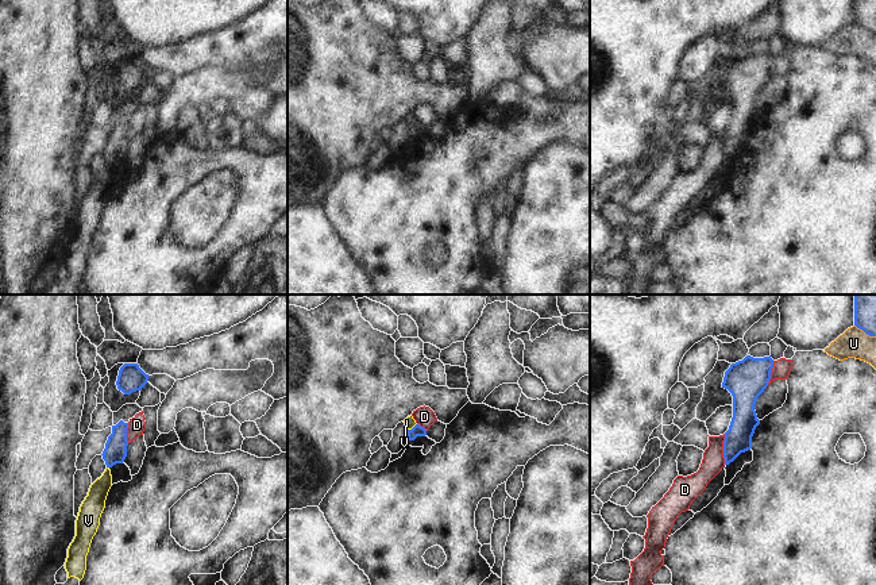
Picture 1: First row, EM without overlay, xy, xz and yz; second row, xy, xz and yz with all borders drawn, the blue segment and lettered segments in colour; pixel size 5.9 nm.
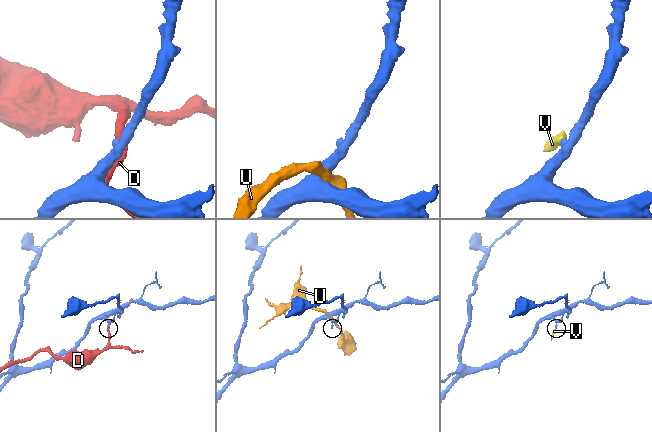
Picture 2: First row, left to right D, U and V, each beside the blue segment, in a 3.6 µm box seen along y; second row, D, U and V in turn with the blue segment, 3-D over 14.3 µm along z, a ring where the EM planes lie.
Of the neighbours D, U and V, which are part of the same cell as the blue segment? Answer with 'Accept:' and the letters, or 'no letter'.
Accept: no letter

